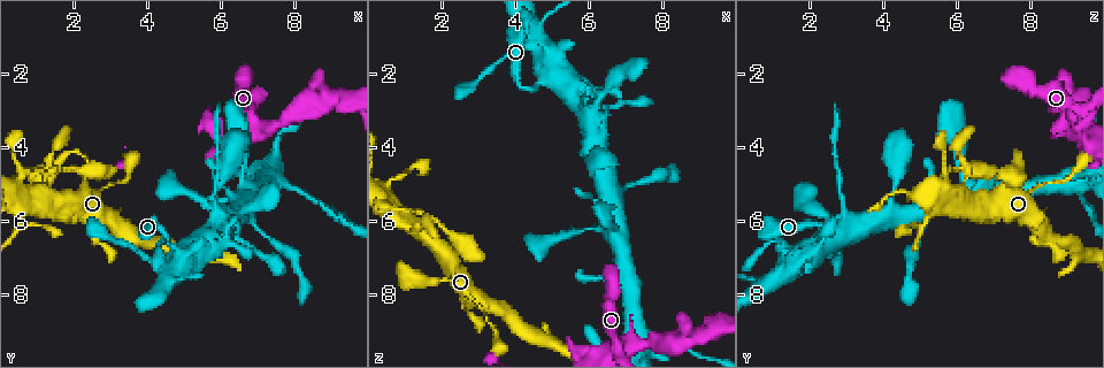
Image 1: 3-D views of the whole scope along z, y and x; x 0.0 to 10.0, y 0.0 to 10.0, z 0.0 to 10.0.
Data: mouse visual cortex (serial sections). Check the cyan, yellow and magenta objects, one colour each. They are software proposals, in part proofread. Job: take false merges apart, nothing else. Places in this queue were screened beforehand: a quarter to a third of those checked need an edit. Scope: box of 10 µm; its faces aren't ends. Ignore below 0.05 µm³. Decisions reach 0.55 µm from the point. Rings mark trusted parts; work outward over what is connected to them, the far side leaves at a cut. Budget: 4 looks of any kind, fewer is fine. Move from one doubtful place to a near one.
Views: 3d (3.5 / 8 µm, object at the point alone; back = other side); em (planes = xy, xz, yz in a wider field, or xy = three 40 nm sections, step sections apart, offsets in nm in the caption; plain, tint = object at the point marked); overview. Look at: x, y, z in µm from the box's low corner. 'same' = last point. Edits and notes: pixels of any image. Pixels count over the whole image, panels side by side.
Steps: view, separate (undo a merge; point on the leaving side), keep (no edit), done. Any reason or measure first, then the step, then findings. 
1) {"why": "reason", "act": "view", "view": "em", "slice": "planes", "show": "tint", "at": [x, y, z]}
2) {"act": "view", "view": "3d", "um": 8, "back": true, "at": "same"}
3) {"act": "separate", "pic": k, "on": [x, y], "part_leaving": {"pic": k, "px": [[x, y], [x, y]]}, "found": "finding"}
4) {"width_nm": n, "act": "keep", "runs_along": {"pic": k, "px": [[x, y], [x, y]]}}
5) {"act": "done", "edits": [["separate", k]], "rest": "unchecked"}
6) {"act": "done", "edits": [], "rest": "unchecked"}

{"why": "abrupt turn", "act": "view", "view": "3d", "um": 8, "at": [4.35, 6.20, 2.40]}

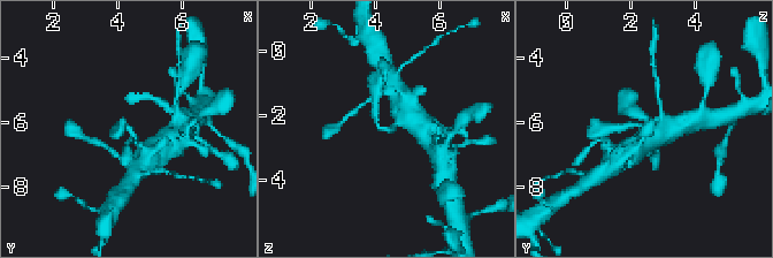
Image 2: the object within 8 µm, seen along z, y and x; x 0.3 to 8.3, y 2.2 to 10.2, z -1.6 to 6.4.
{"arm_widths_nm": [200, 250], "why": "shape alone is not enough", "act": "view", "view": "em", "slice": "planes", "show": "tint", "at": "same"}

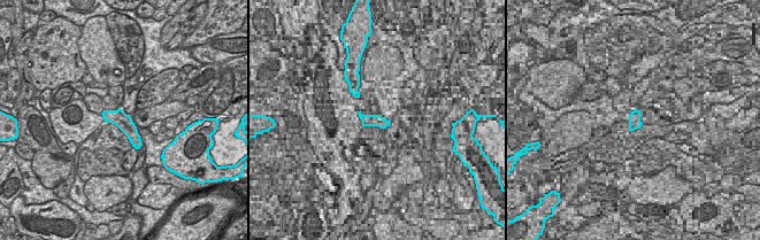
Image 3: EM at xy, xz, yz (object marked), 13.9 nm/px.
{"act": "keep", "runs_along": {"pic": 2, "px": [[375, 99], [380, 128], [406, 120]]}, "found": "continuous, no second cell"}

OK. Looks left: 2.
{"why": "abrupt turn", "act": "view", "view": "em", "slice": "xy", "step": 5, "show": "tint", "at": [0.80, 4.65, 5.75]}

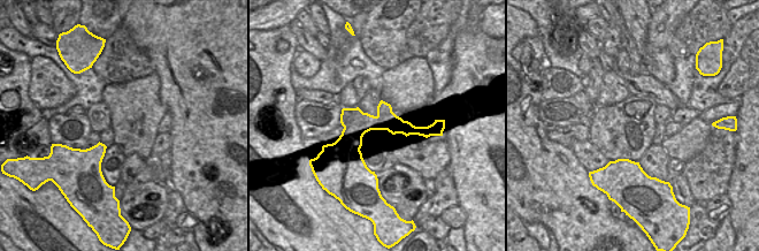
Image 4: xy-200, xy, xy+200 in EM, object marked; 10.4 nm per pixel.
{"act": "view", "view": "3d", "um": 3.5, "at": "same"}

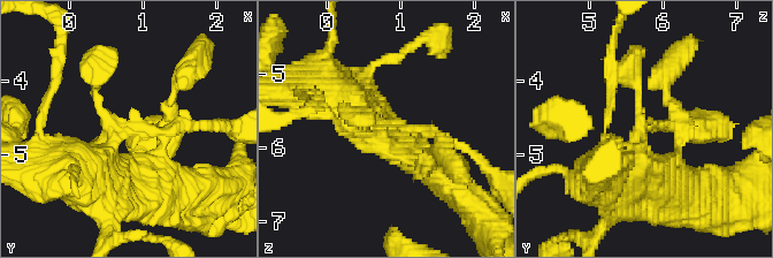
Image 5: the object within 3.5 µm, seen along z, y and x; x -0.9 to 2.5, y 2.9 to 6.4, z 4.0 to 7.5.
{"arms": 3, "act": "separate", "pic": 5, "on": [200, 124], "part_leaving": {"pic": 5, "px": [[163, 130], [177, 123], [240, 127]]}, "found": "two cells meet here"}

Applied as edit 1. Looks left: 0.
{"act": "done", "edits": [["separate", 5]], "rest": "unchecked"}

